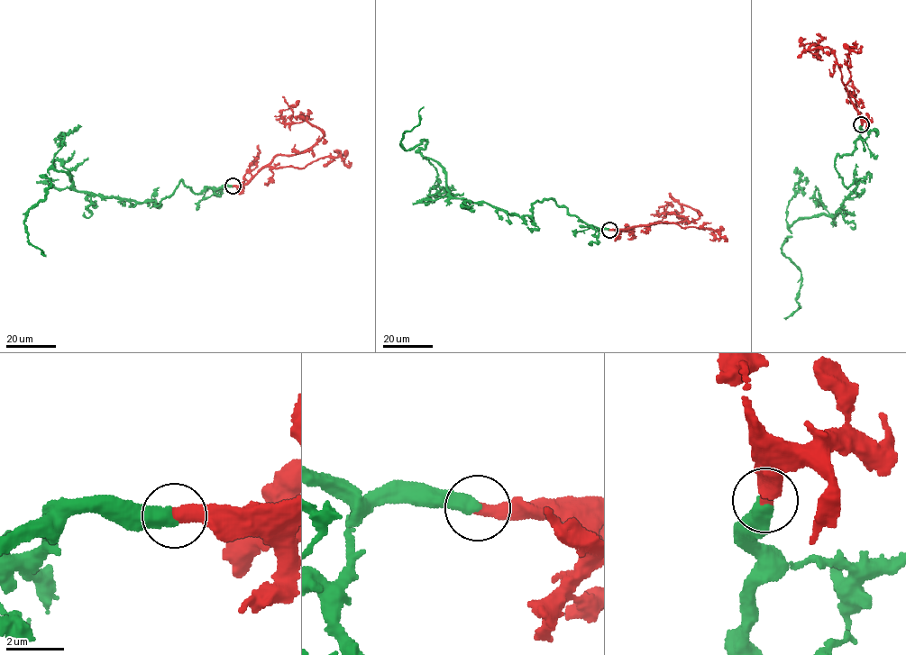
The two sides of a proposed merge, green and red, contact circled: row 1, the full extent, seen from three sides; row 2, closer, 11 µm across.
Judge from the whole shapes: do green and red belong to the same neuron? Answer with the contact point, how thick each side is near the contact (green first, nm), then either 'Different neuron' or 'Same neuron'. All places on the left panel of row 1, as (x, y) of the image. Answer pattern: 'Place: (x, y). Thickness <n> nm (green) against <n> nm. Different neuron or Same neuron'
Place: (233, 186). Thickness 550 nm (green) against 480 nm. Same neuron

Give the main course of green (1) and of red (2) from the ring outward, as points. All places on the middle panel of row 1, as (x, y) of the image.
1: (609, 230), (552, 198), (520, 216), (454, 198), (425, 141), (400, 141), (424, 107)
2: (609, 230), (688, 222), (699, 213), (683, 204), (680, 212), (669, 213), (667, 204), (661, 220), (649, 222)

